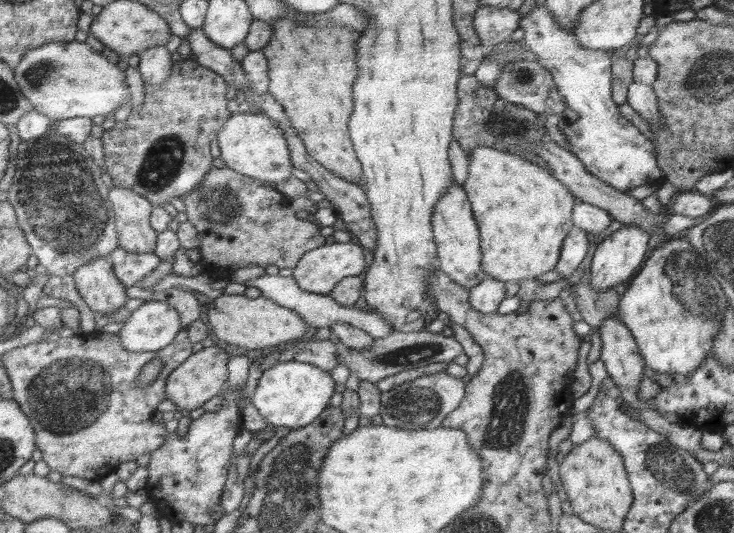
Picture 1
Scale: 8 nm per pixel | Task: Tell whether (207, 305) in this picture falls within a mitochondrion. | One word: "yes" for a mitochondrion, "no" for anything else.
no

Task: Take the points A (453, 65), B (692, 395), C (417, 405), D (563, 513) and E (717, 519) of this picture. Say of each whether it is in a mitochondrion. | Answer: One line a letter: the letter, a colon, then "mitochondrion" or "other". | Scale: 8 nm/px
A: other
B: other
C: mitochondrion
D: other
E: mitochondrion

